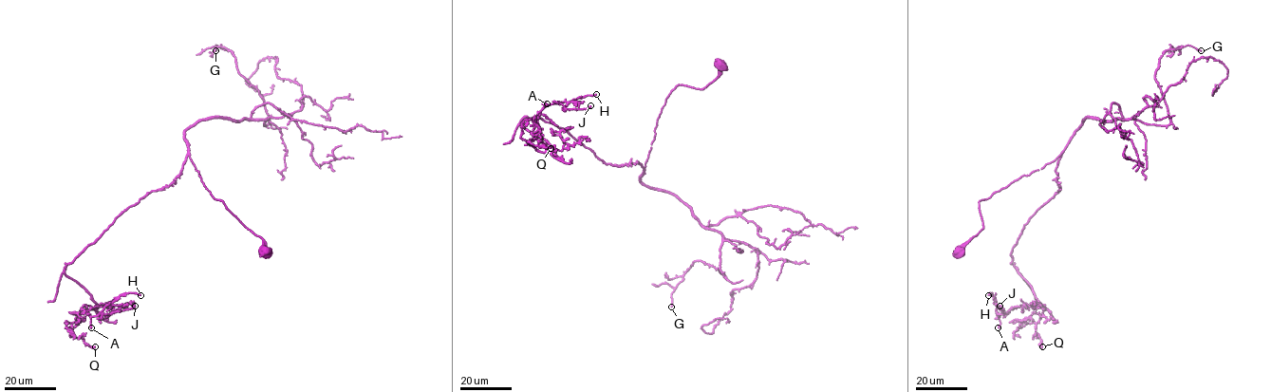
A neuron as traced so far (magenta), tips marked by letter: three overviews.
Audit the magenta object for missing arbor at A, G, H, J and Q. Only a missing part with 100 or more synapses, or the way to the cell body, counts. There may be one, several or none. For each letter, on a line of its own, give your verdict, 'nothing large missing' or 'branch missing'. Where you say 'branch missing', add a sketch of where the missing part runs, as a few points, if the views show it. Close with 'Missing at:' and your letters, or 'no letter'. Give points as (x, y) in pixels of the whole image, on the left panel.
A: nothing large missing
G: nothing large missing
H: nothing large missing
J: nothing large missing
Q: nothing large missing
Missing at: no letter

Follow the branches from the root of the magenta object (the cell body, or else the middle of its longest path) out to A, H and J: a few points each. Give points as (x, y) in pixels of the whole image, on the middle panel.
A: (719, 64), (702, 88), (670, 92), (644, 167), (606, 163), (524, 117), (548, 153), (537, 121), (547, 103)
H: (719, 64), (670, 92), (644, 167), (520, 124), (550, 153), (540, 111), (596, 94)
J: (719, 64), (670, 92), (644, 167), (520, 124), (550, 153), (540, 111), (590, 105)

